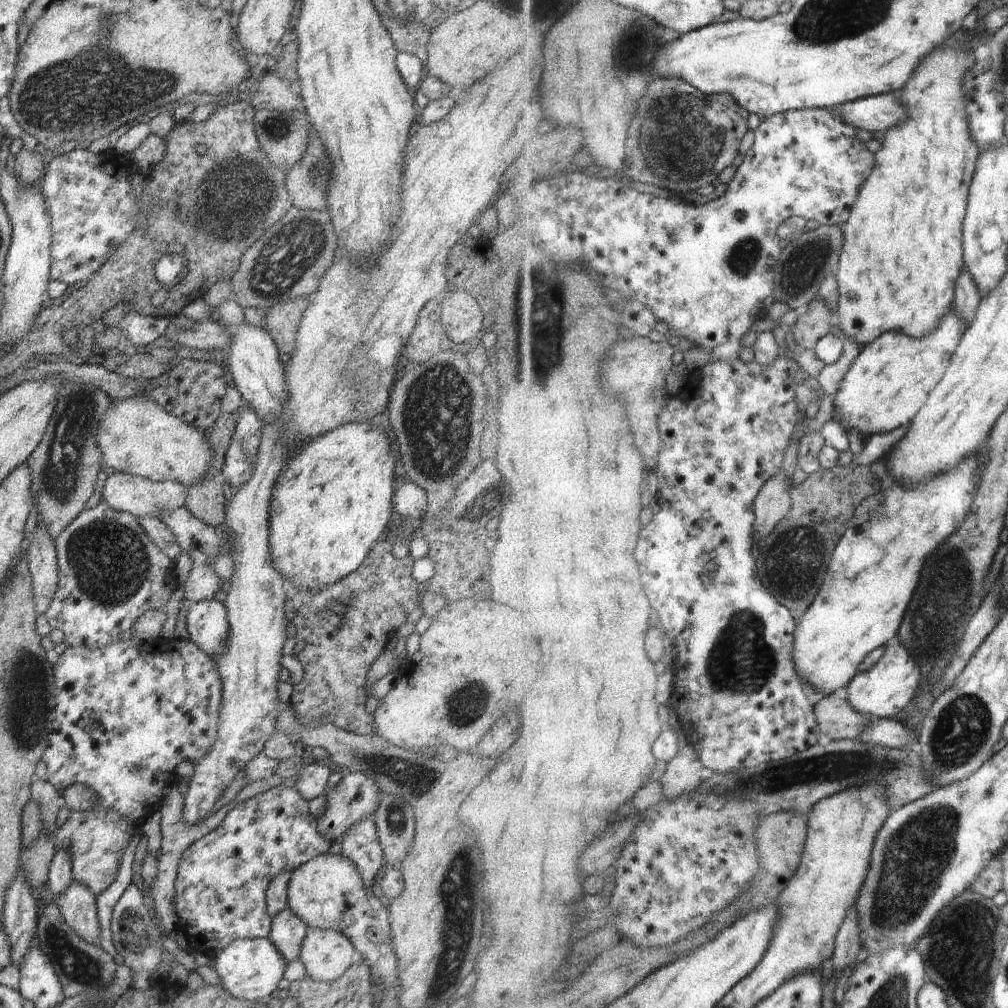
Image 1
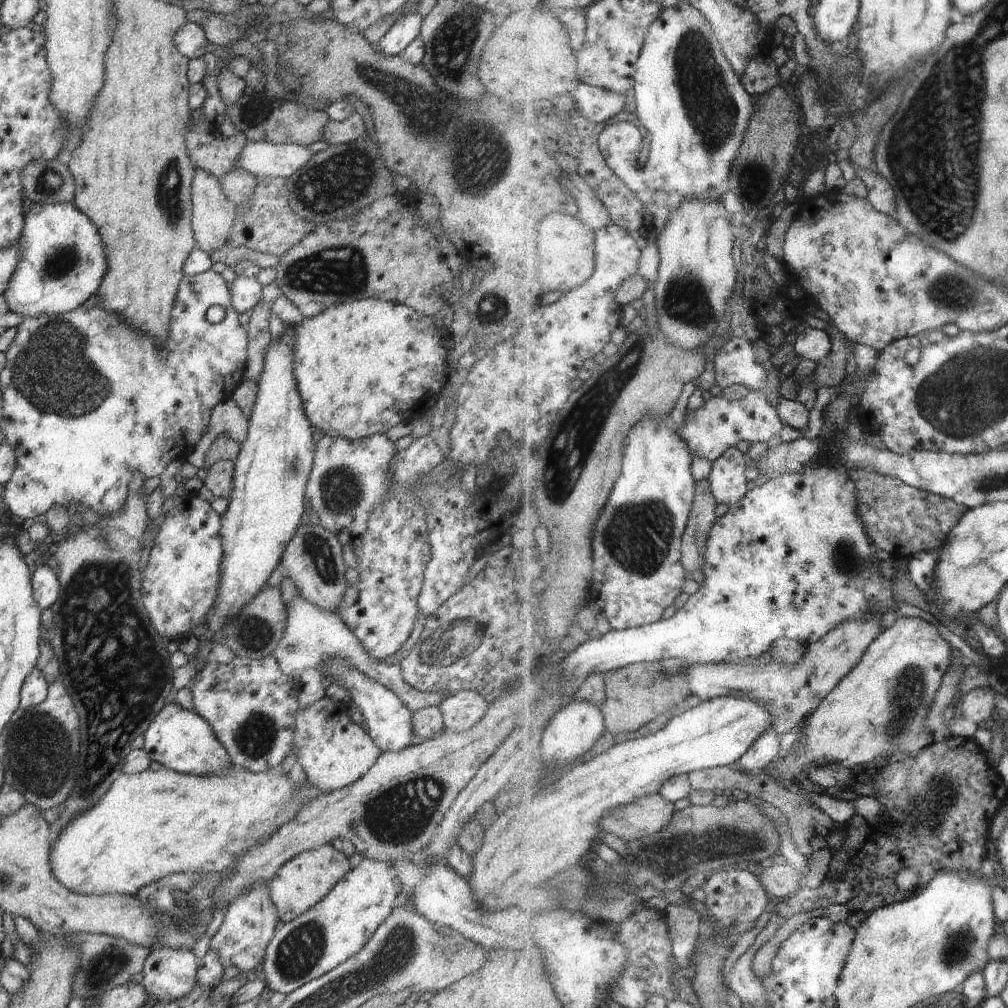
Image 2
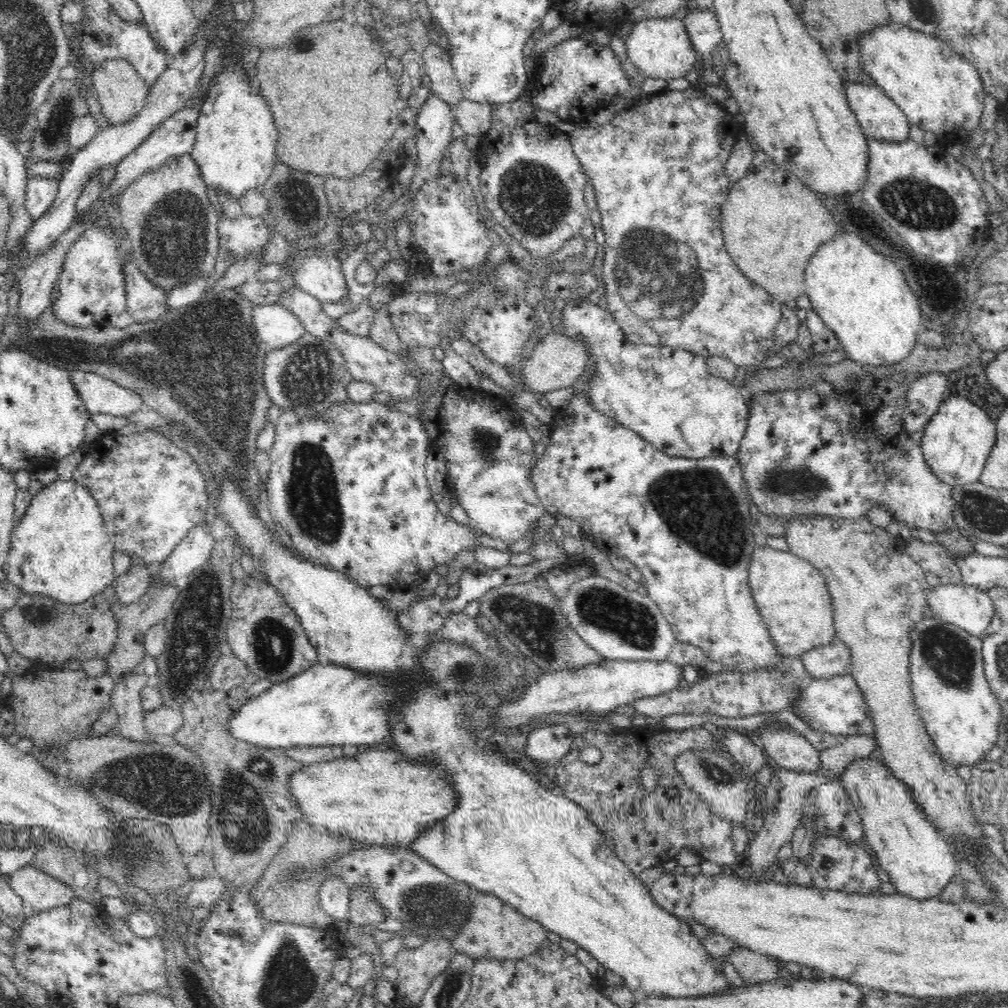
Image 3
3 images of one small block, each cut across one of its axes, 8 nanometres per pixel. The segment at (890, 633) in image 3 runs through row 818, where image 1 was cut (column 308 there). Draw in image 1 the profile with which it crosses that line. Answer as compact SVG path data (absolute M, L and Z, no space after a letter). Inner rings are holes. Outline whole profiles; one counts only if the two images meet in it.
M307 928L299 959L308 977L332 982L340 978L356 958L355 948L340 931Z

